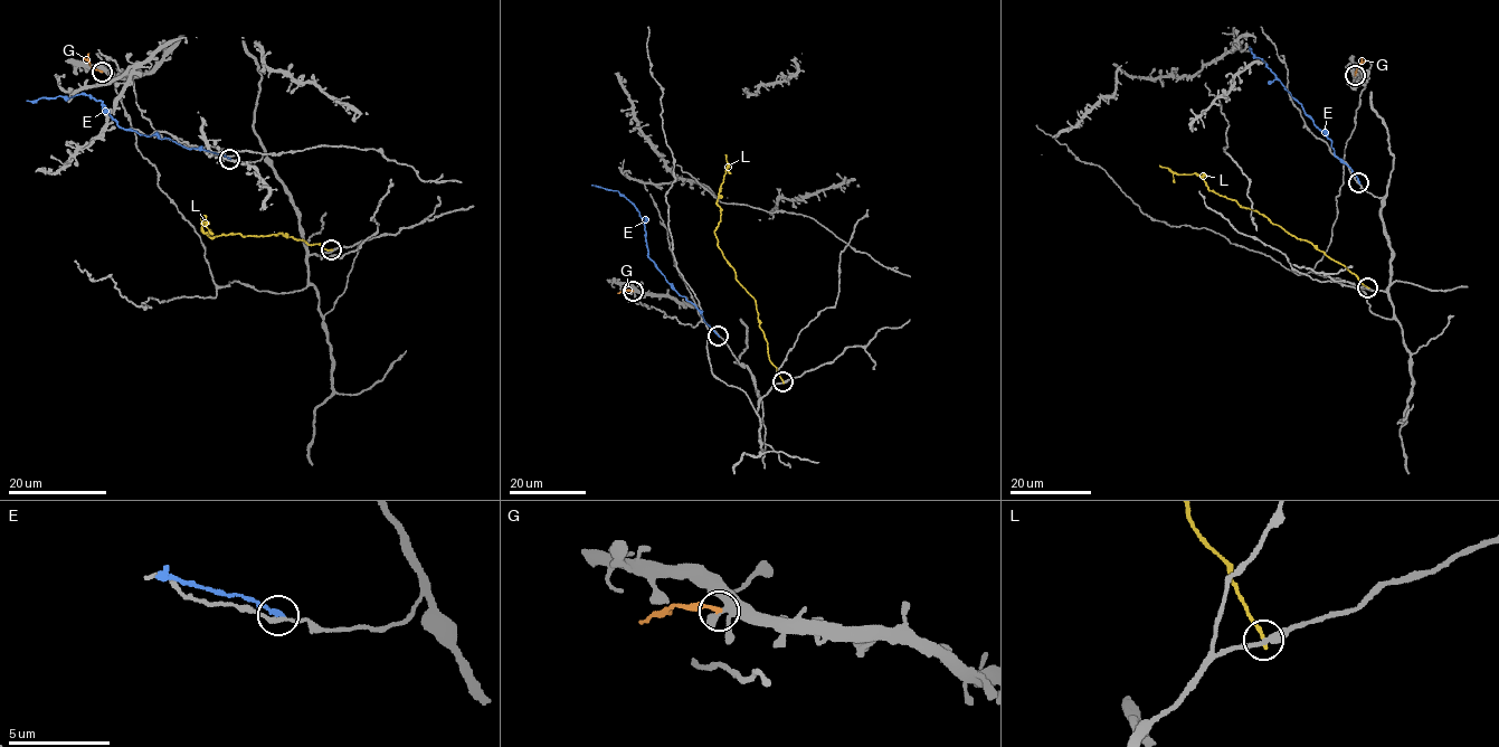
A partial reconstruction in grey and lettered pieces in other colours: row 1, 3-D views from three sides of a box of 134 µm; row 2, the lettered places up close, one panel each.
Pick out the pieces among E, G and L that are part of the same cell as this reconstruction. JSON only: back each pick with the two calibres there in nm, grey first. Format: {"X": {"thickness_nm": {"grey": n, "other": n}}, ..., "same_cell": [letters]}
{"same_cell": []}

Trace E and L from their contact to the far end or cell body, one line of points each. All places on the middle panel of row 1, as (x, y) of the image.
E: (718, 334), (652, 261), (644, 220), (634, 205), (617, 191), (591, 185)
L: (783, 381), (768, 357), (753, 299), (736, 279), (714, 232), (720, 221), (717, 202), (726, 172), (724, 154)

